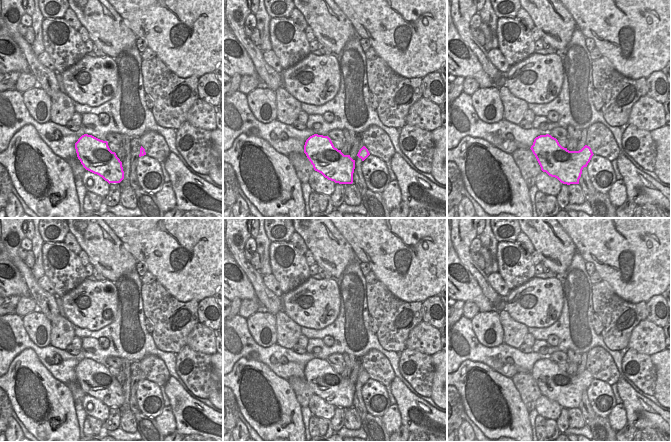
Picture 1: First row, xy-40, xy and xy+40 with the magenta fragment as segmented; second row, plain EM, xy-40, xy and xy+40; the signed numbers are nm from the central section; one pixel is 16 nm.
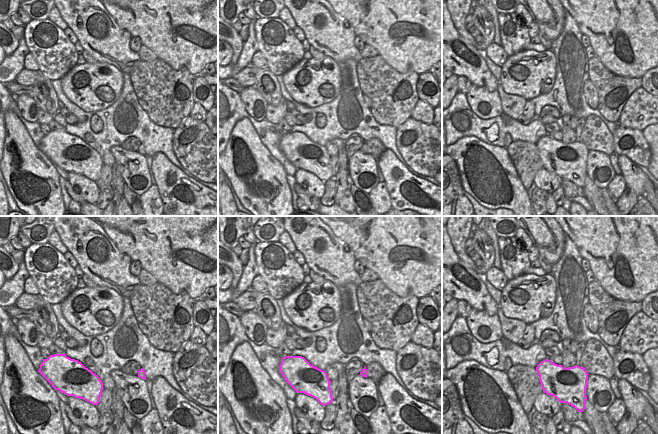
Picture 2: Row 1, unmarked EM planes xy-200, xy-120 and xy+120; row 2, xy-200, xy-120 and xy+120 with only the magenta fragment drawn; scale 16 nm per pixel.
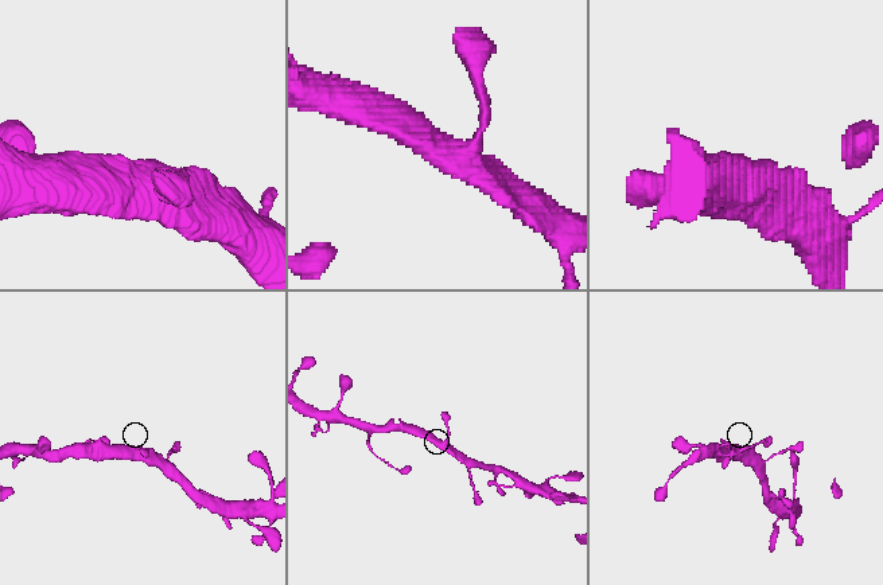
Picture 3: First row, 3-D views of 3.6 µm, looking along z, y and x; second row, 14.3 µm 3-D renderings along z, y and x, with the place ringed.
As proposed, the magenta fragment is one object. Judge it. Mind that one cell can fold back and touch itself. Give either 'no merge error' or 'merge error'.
no merge error

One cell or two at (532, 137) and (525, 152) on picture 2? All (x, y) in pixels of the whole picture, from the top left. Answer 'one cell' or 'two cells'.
two cells

